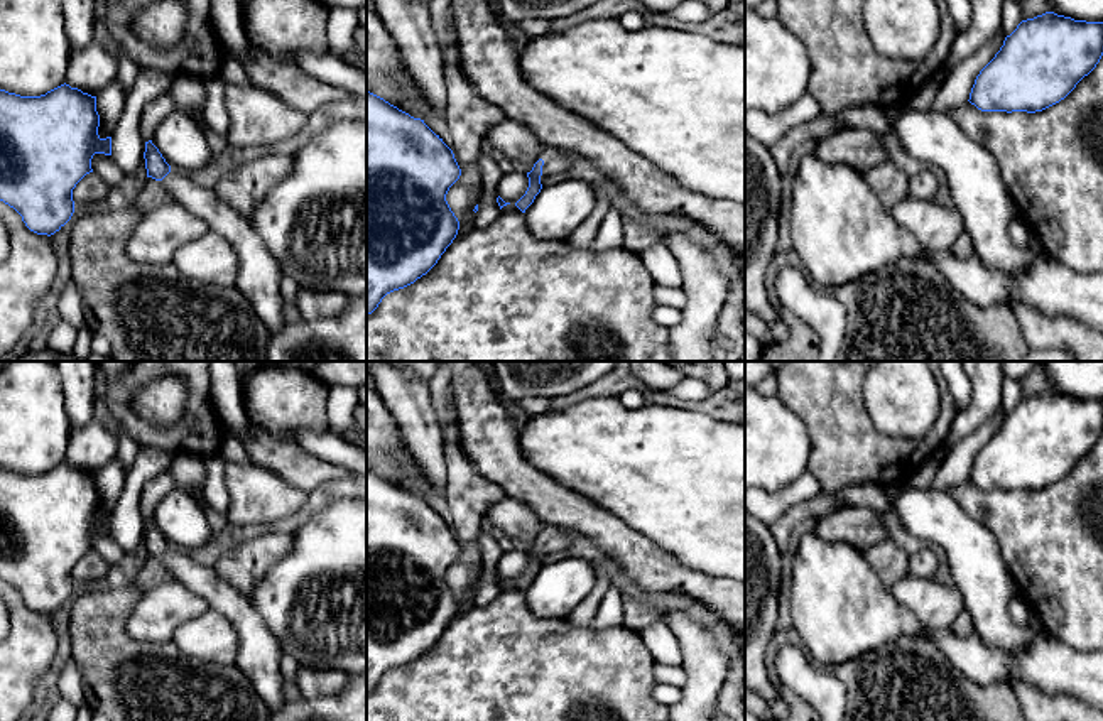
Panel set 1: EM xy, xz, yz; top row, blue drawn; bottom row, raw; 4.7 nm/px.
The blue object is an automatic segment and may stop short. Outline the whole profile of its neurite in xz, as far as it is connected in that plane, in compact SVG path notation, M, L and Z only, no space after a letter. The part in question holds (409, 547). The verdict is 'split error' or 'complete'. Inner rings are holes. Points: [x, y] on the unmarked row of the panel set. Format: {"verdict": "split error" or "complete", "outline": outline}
{"verdict": "complete", "outline": "M367 468L367 694L387 672L426 653L456 616L459 599L446 572L459 554L461 547L453 529L424 498L410 495Z"}

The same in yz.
{"verdict": "complete", "outline": "M1046 390L1005 415L968 480L981 490L1042 490L1064 478L1101 434L1103 400Z"}

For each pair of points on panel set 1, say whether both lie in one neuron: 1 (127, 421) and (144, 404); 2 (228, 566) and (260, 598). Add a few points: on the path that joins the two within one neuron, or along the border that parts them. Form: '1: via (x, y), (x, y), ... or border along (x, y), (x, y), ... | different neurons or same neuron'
1: border along (151, 379), (132, 411), (173, 426) | different neurons
2: border along (279, 561), (247, 596) | different neurons

